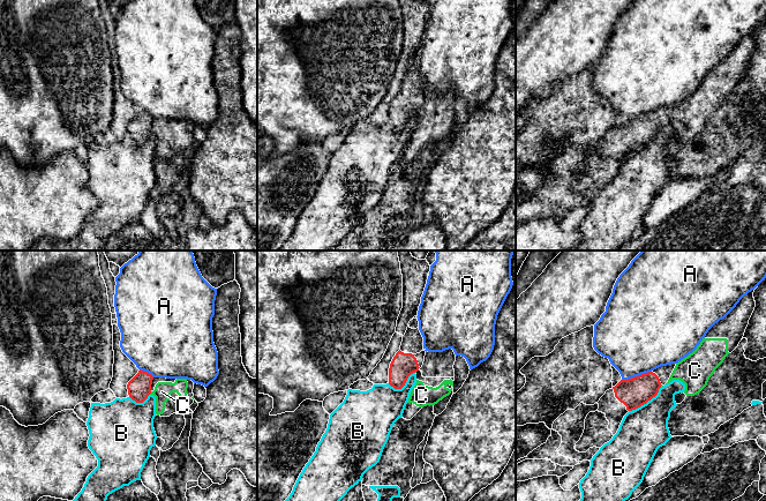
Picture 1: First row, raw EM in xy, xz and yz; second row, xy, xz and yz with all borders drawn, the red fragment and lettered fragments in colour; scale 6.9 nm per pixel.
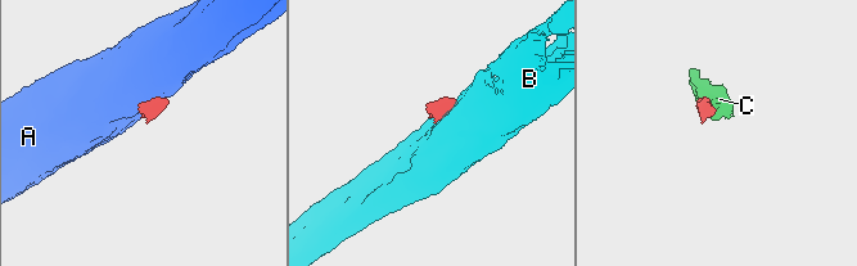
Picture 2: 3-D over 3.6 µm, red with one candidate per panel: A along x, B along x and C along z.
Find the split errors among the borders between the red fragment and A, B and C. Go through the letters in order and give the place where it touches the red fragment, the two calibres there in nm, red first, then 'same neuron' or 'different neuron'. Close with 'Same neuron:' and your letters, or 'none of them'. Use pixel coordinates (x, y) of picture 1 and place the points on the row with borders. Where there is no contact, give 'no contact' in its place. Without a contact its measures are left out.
A: contact yz (636, 376); calibres 200 and 460 nm; different neuron
B: contact yz (646, 402); calibres 200 and 320 nm; different neuron
C: contact xy (150, 393); calibres 160 and 120 nm; same neuron
Same neuron: C

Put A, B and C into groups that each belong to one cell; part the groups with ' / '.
A / B / C

